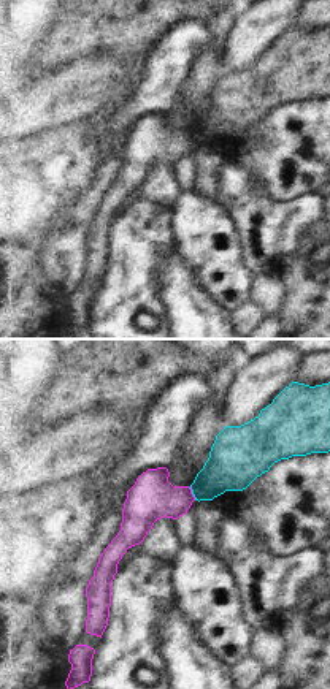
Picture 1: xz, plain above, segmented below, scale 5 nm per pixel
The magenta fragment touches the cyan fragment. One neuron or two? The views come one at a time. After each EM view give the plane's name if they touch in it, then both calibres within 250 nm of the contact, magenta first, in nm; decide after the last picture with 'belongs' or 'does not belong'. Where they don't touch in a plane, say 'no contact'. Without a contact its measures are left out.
xz | 220/260 nm

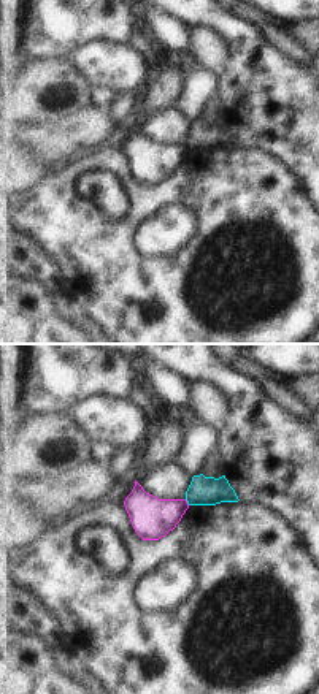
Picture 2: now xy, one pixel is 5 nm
xy | 220/140 nm

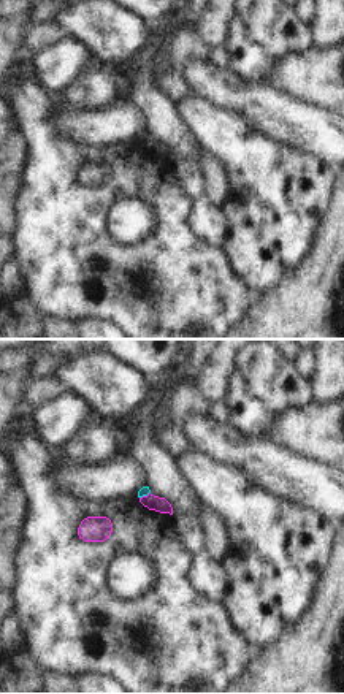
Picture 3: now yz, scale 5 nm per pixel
yz | 80/50 nm

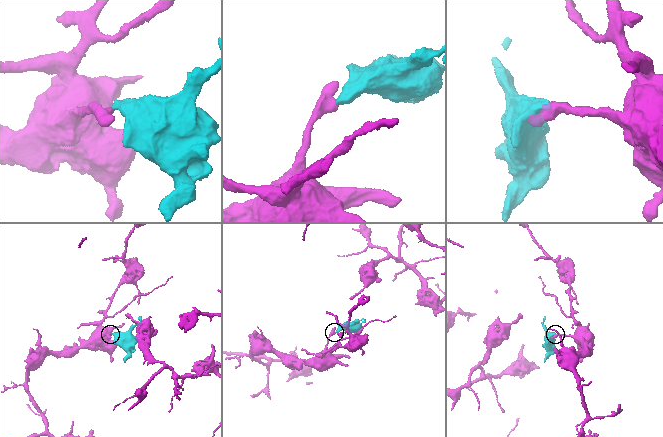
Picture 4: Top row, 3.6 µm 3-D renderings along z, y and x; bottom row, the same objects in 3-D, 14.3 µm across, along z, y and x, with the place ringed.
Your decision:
does not belong

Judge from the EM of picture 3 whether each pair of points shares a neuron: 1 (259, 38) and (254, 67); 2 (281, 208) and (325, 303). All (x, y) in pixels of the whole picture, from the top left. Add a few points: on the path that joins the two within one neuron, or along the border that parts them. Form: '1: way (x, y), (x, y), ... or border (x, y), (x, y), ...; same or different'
1: way (259, 45), (254, 49), (254, 61); same
2: border (321, 224), (309, 255), (281, 285); different

